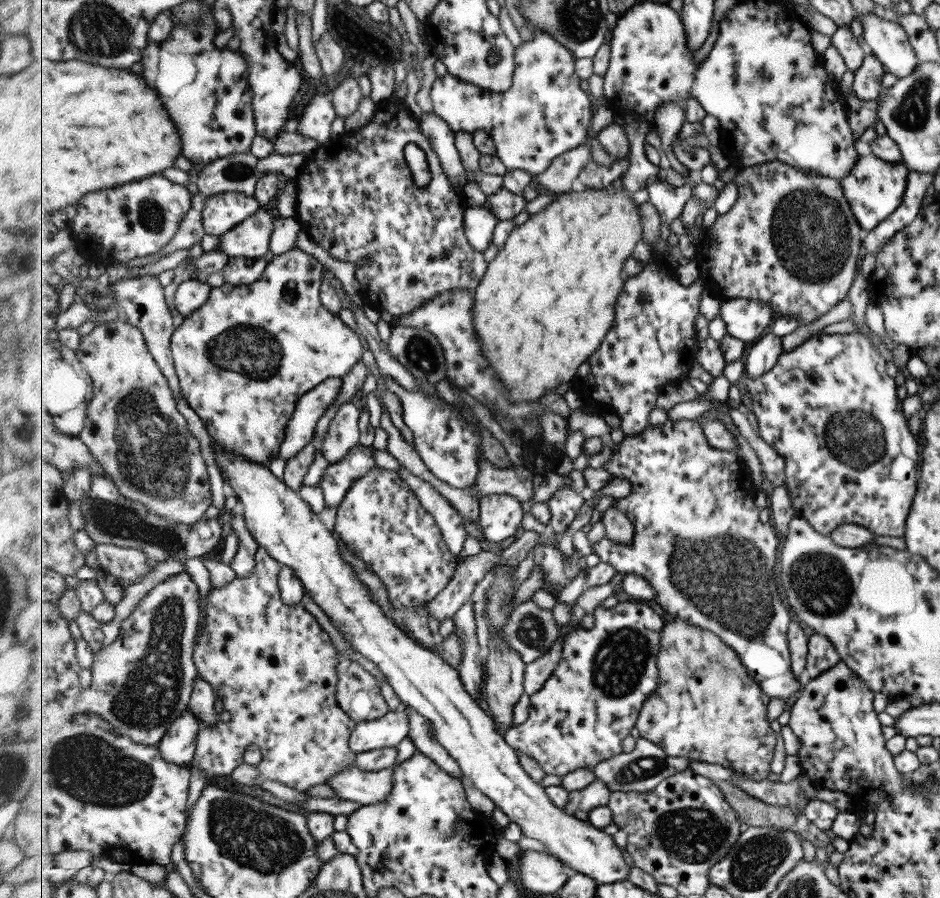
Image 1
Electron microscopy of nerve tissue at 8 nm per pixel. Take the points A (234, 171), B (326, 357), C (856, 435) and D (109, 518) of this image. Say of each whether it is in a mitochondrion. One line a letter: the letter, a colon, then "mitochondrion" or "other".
A: mitochondrion
B: other
C: mitochondrion
D: mitochondrion

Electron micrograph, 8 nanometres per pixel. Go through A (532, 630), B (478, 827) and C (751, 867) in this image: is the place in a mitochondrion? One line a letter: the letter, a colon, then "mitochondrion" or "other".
A: mitochondrion
B: other
C: mitochondrion

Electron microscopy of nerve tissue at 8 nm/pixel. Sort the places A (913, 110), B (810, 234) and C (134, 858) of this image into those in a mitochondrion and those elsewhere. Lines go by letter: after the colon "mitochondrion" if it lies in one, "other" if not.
A: mitochondrion
B: mitochondrion
C: other

